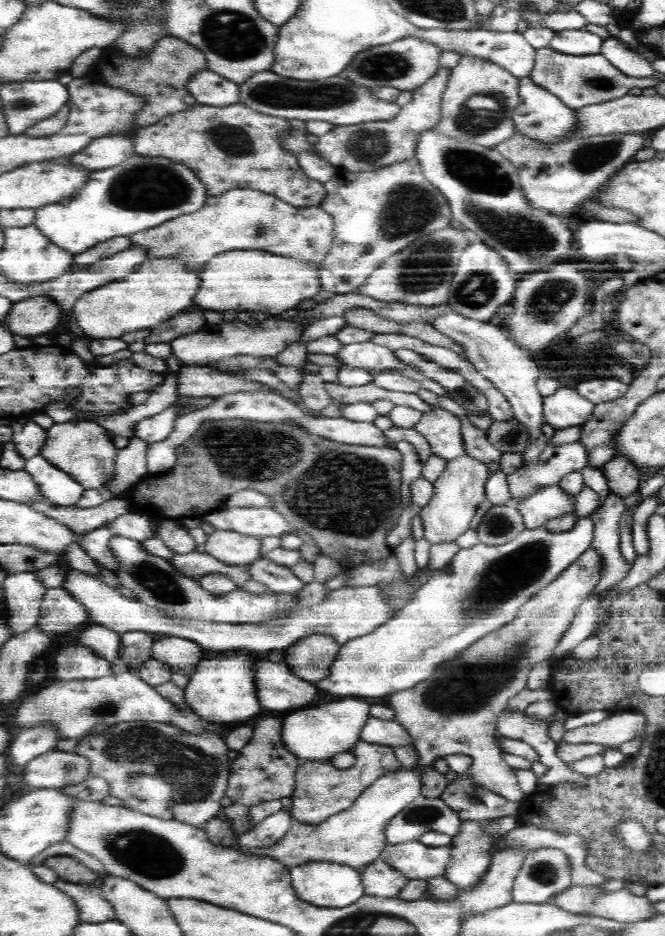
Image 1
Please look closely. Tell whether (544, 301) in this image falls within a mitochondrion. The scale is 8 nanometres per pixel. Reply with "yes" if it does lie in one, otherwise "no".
yes

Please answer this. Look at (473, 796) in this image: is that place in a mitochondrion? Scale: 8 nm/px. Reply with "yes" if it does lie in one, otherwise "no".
yes

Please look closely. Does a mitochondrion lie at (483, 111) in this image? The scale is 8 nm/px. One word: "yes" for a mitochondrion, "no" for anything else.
yes

